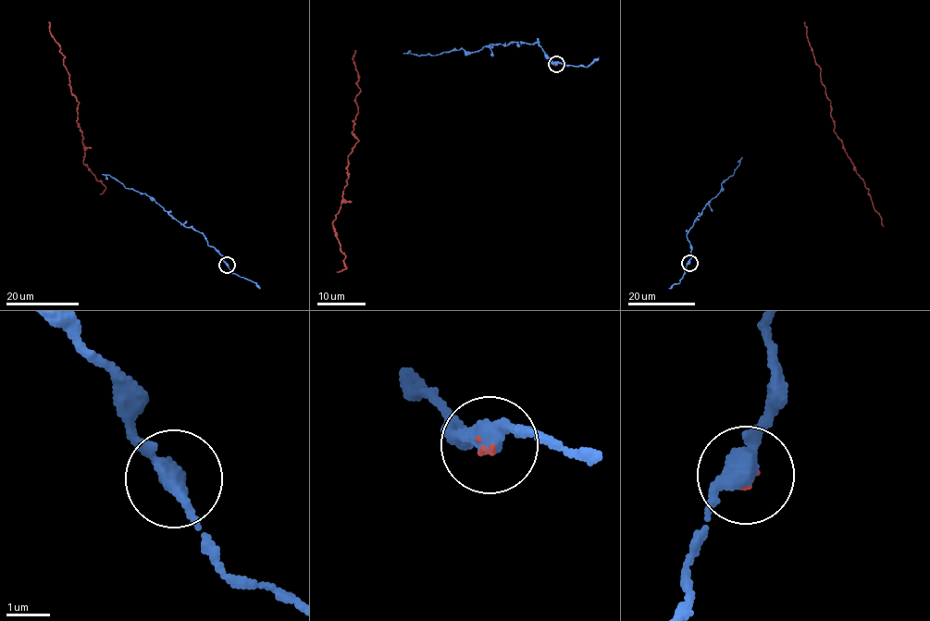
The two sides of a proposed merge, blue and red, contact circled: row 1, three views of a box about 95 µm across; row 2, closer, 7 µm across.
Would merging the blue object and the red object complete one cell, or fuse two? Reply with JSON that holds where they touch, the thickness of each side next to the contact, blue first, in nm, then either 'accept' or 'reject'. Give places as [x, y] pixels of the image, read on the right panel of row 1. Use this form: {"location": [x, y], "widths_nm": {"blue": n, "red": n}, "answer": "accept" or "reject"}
{"location": [689, 263], "widths_nm": {"blue": 360, "red": 60}, "answer": "accept"}

